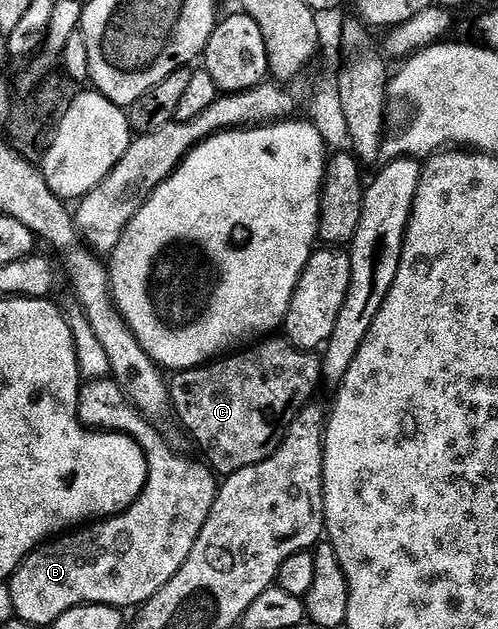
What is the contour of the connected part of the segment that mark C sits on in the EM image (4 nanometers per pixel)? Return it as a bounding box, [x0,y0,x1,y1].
[169,337,322,476]

